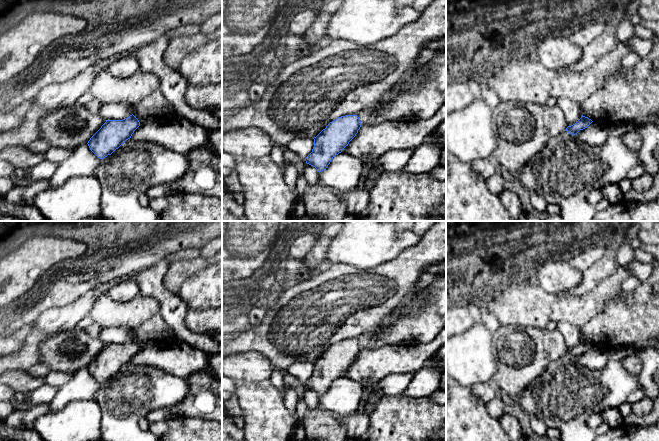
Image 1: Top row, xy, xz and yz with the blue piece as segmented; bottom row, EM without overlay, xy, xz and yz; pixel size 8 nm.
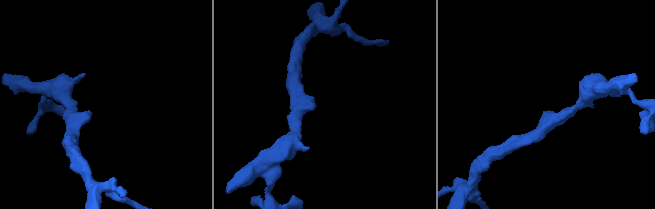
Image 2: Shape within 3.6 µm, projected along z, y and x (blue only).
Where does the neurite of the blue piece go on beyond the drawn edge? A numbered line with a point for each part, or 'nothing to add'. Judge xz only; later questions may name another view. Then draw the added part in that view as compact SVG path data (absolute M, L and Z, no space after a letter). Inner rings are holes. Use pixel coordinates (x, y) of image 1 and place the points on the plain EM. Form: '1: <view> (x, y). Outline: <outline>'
nothing to add

